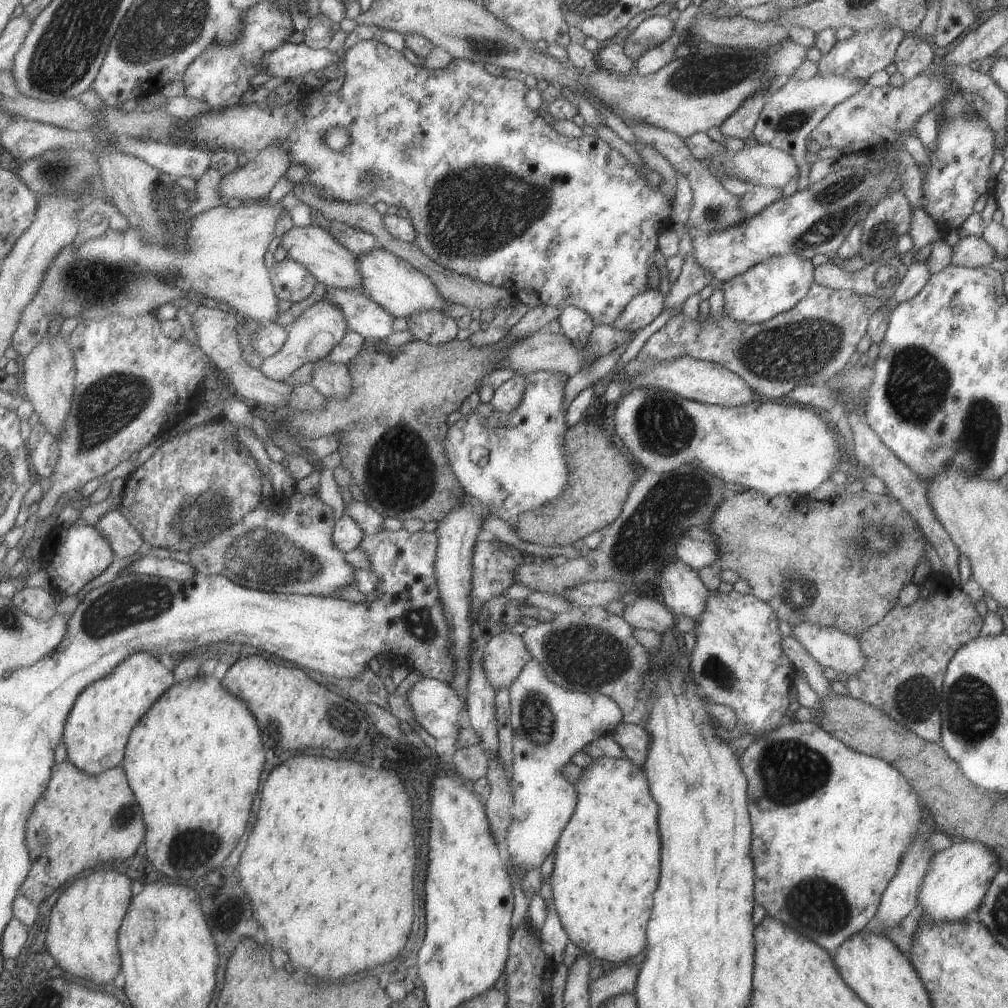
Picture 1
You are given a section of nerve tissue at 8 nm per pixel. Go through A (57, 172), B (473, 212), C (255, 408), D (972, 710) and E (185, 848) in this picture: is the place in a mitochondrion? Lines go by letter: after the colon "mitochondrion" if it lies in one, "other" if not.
A: mitochondrion
B: mitochondrion
C: other
D: mitochondrion
E: mitochondrion

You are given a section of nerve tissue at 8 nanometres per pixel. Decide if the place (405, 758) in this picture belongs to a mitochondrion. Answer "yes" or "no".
no

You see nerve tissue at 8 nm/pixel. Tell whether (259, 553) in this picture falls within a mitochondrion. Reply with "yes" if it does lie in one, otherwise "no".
yes

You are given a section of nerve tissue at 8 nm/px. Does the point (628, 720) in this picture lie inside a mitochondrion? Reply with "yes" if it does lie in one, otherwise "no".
no

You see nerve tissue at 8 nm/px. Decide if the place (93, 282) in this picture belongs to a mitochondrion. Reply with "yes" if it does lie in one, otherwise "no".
yes

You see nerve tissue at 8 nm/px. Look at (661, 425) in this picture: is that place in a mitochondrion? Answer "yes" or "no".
yes

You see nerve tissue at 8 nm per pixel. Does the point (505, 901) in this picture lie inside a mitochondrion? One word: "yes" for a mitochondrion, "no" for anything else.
no

